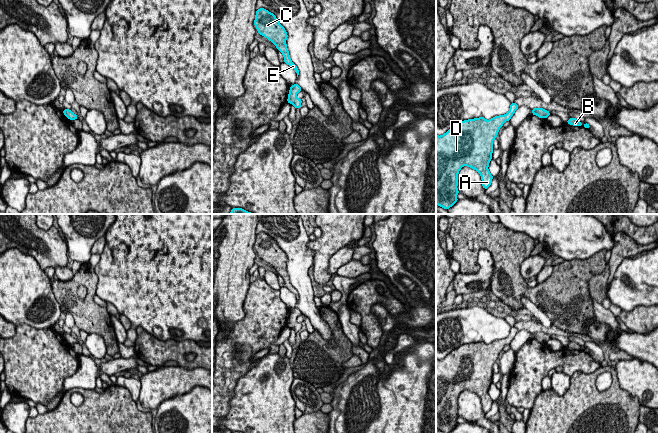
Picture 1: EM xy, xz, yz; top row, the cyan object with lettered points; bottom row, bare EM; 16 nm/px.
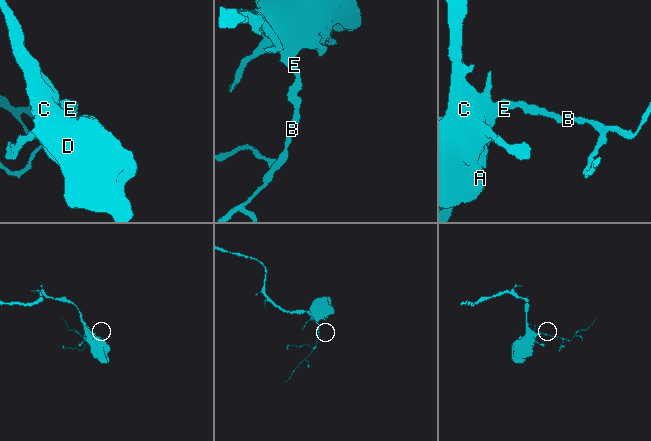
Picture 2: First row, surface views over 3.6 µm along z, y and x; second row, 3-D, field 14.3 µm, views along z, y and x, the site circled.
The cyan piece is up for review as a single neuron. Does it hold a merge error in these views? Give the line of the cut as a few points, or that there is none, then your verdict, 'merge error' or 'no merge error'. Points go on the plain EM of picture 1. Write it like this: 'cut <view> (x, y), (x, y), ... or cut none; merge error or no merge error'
cut none; no merge error

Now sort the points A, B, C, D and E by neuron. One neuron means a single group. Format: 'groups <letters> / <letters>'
groups A B C D E

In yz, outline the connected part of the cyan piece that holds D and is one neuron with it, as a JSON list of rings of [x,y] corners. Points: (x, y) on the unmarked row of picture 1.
[[[515,326],[511,327],[510,333],[505,339],[495,340],[490,344],[486,344],[484,341],[464,344],[451,351],[445,358],[436,359],[437,429],[444,433],[449,433],[458,425],[458,397],[463,390],[473,392],[480,397],[484,413],[490,411],[493,400],[489,396],[488,390],[492,383],[493,364],[496,363],[504,346],[511,343],[518,331]]]

